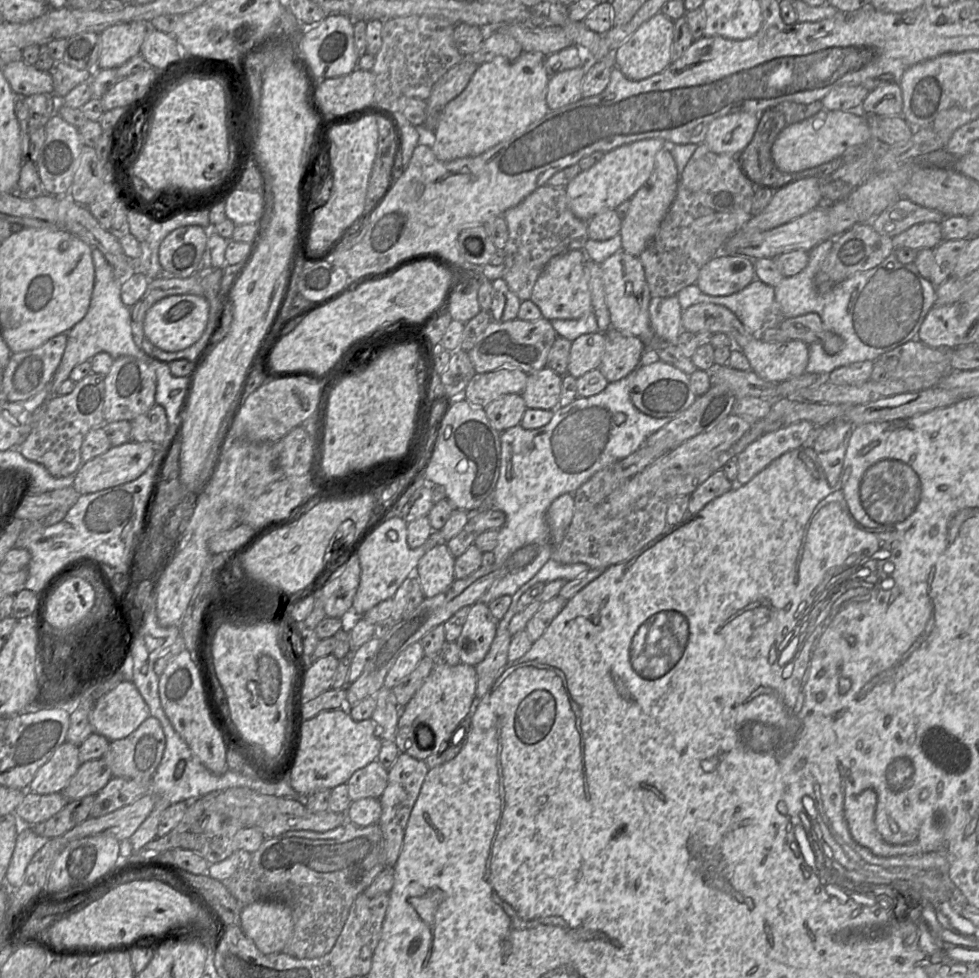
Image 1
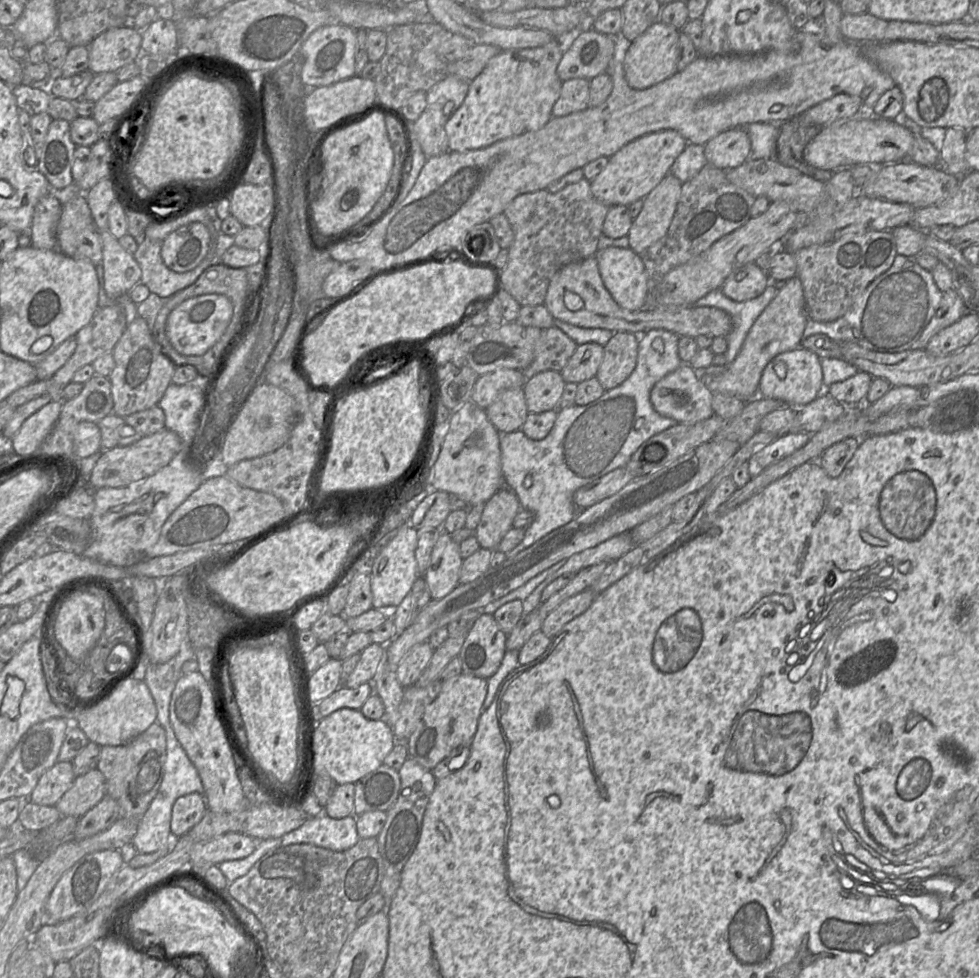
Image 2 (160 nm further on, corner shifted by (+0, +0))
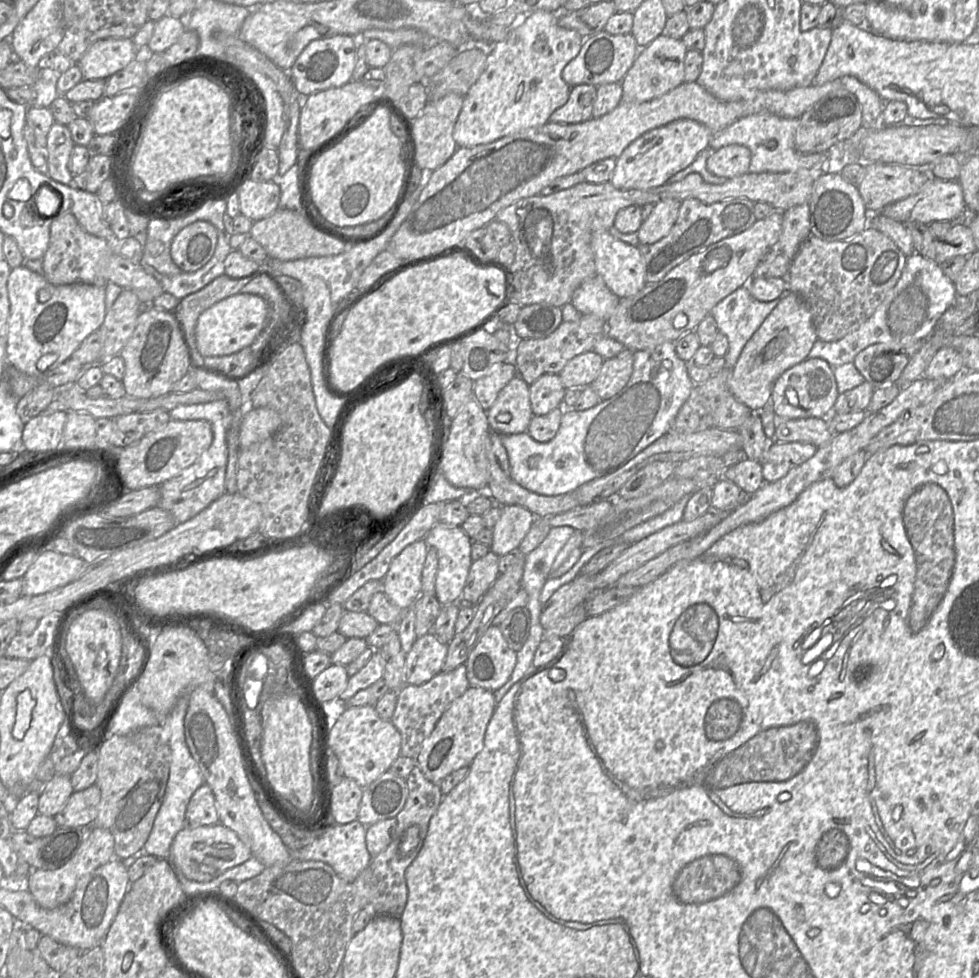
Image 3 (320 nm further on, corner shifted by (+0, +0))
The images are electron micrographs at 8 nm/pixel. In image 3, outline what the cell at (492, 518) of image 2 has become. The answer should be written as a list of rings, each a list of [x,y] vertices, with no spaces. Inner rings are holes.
[[[519,505],[501,506],[501,514],[492,528],[490,551],[498,556],[515,552],[537,517]]]

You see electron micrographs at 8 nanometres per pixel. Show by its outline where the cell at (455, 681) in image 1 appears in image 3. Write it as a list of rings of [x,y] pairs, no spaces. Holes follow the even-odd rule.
[[[470,686],[449,705],[414,759],[428,780],[439,785],[453,771],[470,766],[484,747],[487,725],[496,706],[494,692],[474,686]]]

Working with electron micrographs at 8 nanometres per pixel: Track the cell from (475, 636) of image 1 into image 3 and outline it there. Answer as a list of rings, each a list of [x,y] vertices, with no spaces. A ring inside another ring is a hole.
[[[492,624],[465,662],[470,686],[492,692],[510,678],[517,663],[517,652],[511,649],[500,628]]]

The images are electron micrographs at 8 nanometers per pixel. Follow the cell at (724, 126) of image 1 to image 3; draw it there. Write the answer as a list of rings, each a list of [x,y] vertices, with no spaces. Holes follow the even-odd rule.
[[[731,144],[711,151],[706,167],[716,176],[731,179],[749,172],[750,162],[751,152],[747,147]]]

